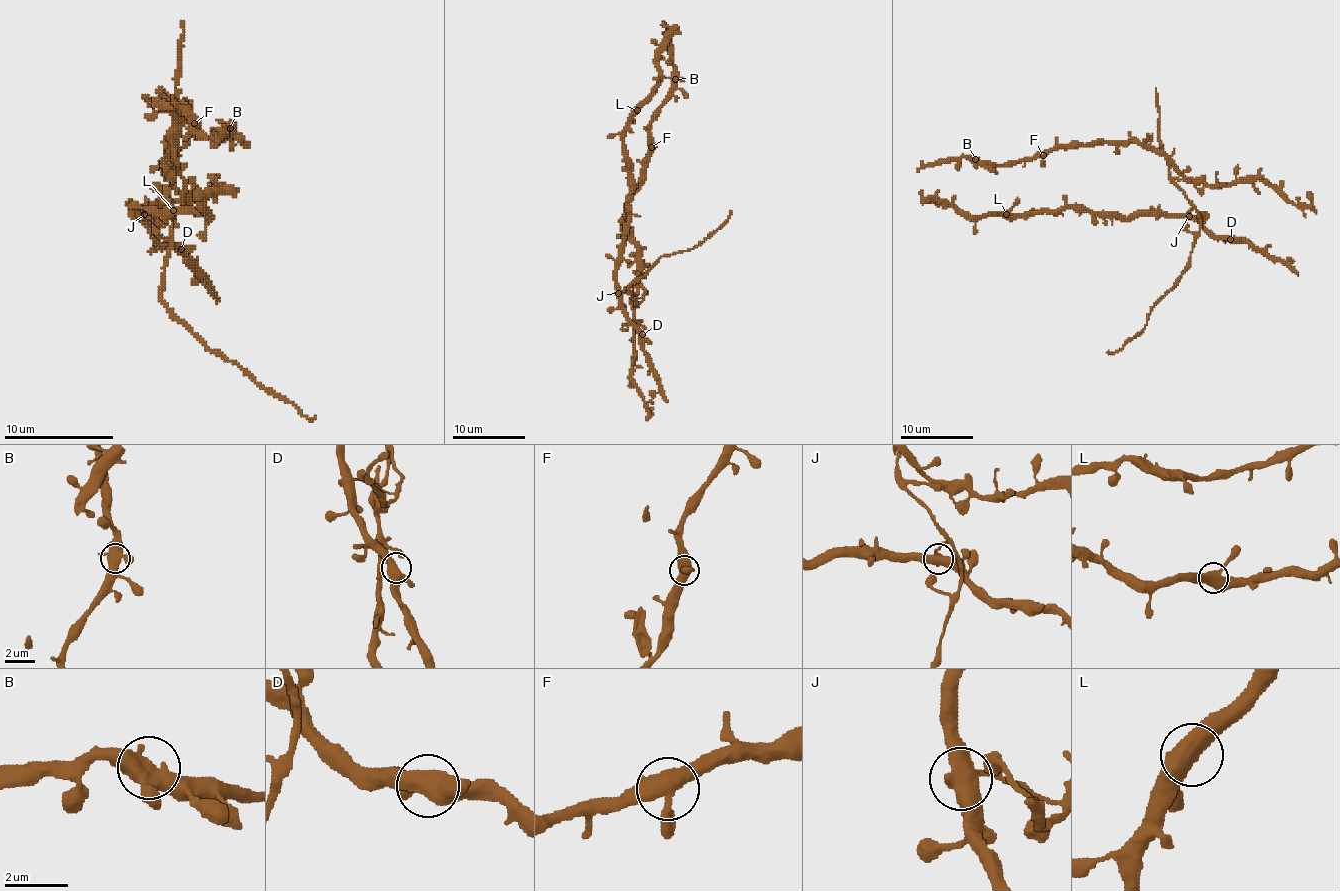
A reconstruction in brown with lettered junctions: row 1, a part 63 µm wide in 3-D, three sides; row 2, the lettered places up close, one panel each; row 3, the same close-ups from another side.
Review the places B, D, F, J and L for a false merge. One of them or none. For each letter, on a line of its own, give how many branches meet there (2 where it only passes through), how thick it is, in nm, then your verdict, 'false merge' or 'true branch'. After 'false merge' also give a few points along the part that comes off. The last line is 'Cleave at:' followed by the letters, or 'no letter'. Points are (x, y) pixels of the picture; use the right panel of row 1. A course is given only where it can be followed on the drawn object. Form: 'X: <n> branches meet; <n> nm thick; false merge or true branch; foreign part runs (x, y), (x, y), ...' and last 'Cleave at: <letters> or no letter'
B: 4 branches meet; 480 nm thick; true branch
D: 3 branches meet; 480 nm thick; true branch
F: 3 branches meet; 460 nm thick; true branch
J: 4 branches meet; 480 nm thick; true branch
L: 3 branches meet; 500 nm thick; true branch
Cleave at: no letter

